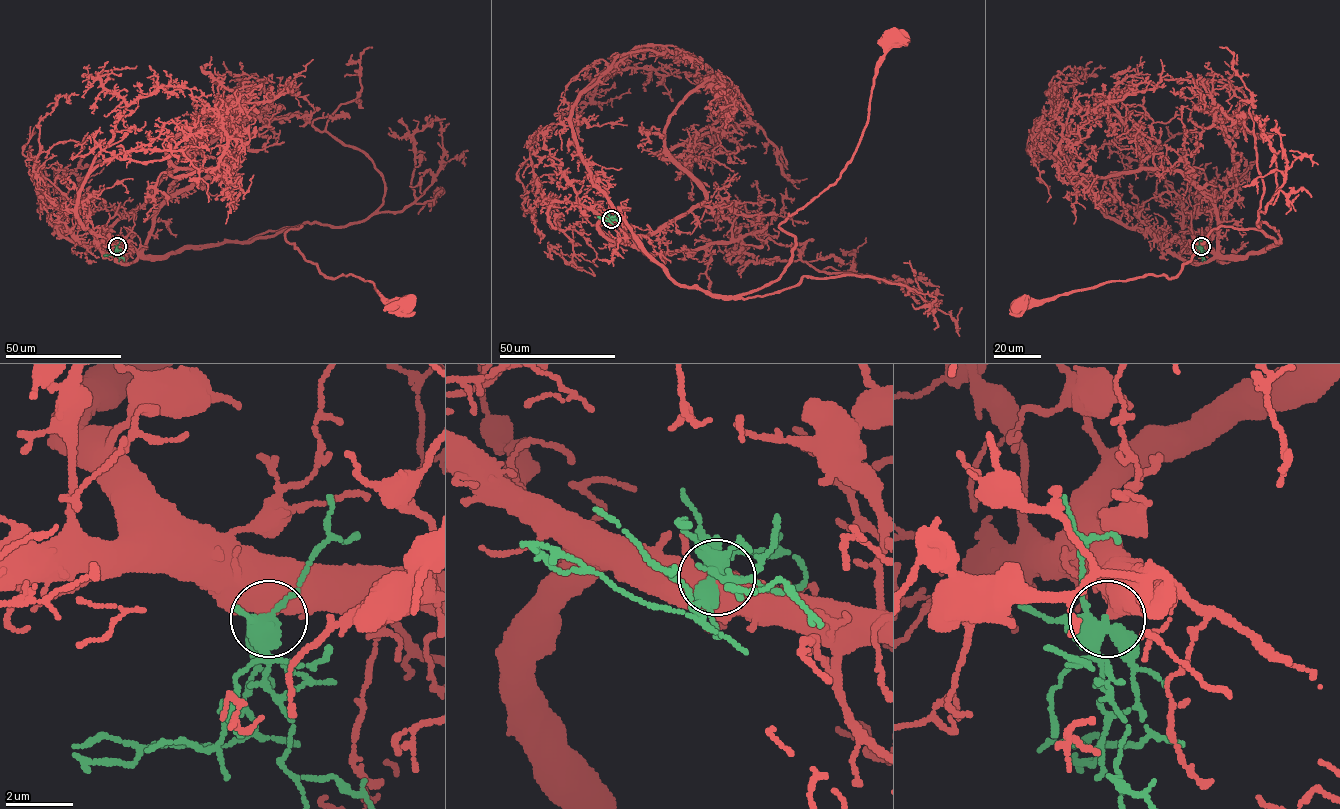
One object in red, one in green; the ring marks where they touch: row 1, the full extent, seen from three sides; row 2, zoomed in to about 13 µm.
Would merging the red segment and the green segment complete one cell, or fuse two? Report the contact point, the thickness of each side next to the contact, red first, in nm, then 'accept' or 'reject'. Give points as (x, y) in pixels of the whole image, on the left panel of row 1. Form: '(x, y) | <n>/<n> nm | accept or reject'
(117, 246) | 420/400 nm | accept

